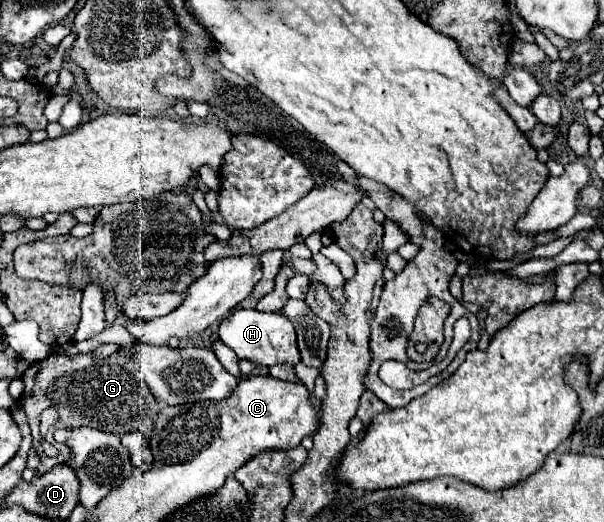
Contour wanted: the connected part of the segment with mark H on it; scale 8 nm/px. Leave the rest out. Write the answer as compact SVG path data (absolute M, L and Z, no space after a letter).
M234 310L224 322L220 322L220 340L236 352L240 360L248 360L254 366L270 368L274 364L298 364L300 352L296 346L296 330L282 312L258 312L258 310Z

